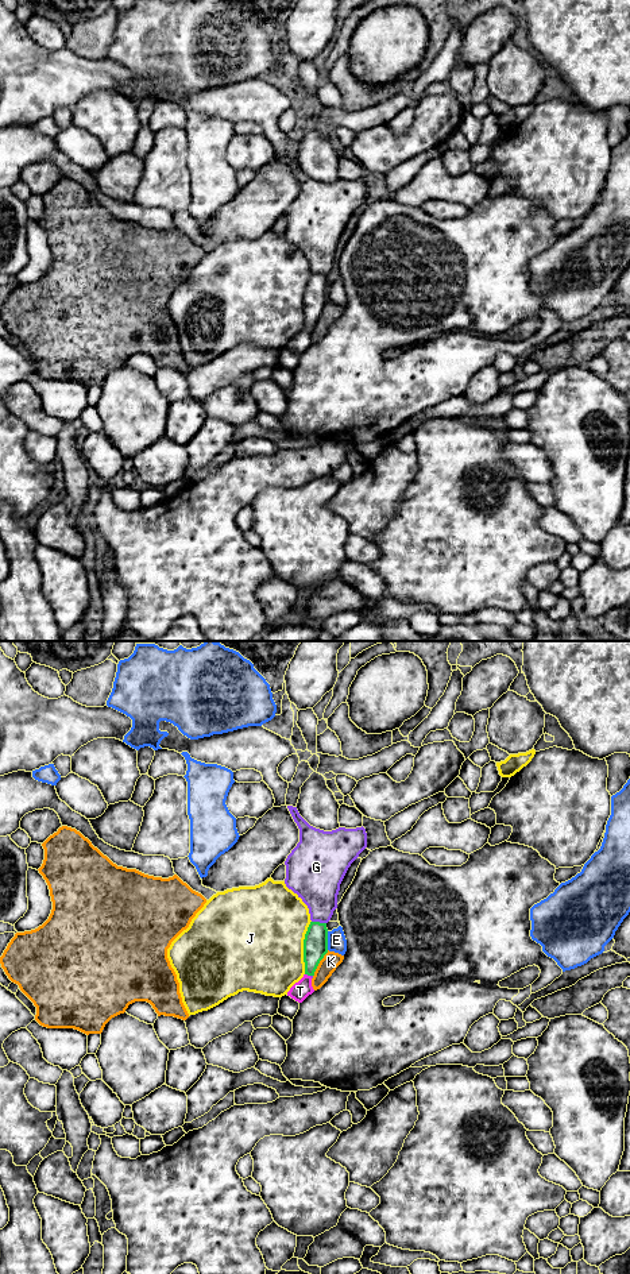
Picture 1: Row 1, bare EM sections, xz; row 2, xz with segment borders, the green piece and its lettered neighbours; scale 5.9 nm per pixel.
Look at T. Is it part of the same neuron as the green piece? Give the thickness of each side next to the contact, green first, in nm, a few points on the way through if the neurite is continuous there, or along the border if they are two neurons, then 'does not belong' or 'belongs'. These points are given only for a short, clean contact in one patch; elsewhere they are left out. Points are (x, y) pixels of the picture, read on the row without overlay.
calibres 140 and 110 nm; way xz (316, 292), (308, 327), (300, 343); belongs

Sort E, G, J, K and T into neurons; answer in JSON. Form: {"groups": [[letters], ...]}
{"groups": [["E"], ["G"], ["J"], ["K"], ["T"]]}

